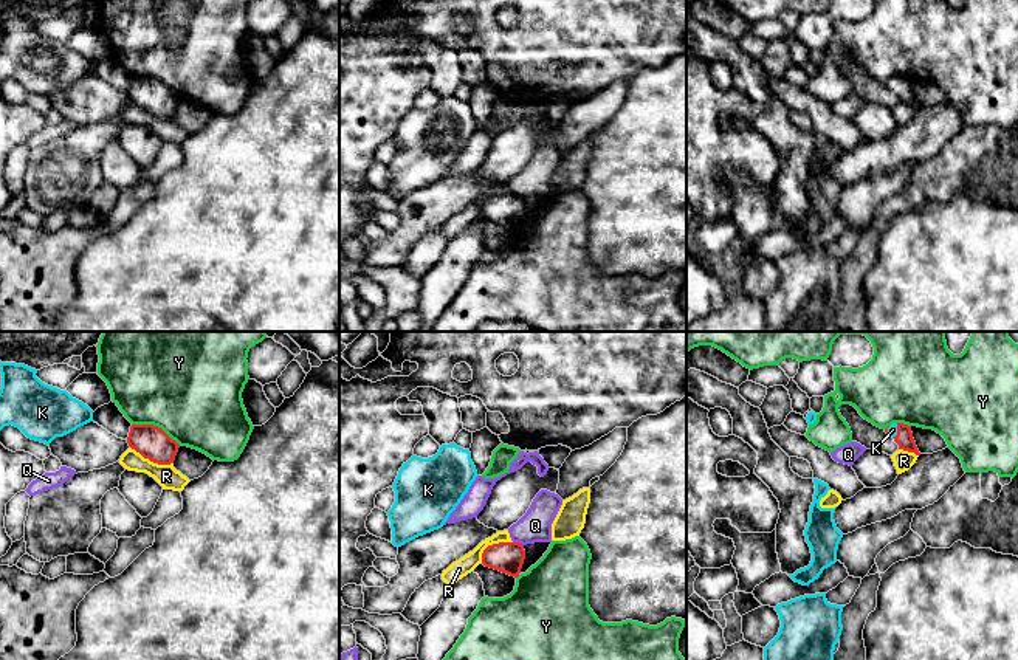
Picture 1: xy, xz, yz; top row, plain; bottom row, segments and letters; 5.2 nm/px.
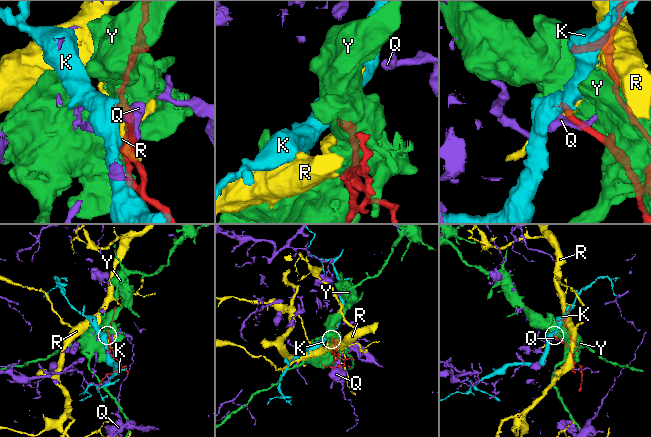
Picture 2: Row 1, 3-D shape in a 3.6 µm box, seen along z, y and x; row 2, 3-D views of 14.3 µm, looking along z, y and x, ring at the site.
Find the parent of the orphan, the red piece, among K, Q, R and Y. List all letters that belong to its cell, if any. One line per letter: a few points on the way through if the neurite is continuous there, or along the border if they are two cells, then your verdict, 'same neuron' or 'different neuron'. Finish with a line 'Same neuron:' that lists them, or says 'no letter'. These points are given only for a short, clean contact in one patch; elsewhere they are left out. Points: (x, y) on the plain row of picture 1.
K: across yz (904, 92), (897, 84), (893, 82) | same neuron
Q: different neuron
R: along xy (130, 99), (154, 115), (172, 116) | different neuron
Y: different neuron
Same neuron: K

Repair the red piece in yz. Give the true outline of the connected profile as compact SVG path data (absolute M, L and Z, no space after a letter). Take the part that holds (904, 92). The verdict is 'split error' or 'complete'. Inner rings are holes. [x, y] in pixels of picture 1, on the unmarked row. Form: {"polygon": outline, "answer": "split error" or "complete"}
{"polygon": "M892 76L885 82L885 85L894 91L894 95L899 98L899 102L920 108L913 91L911 79L903 76Z", "answer": "split error"}

